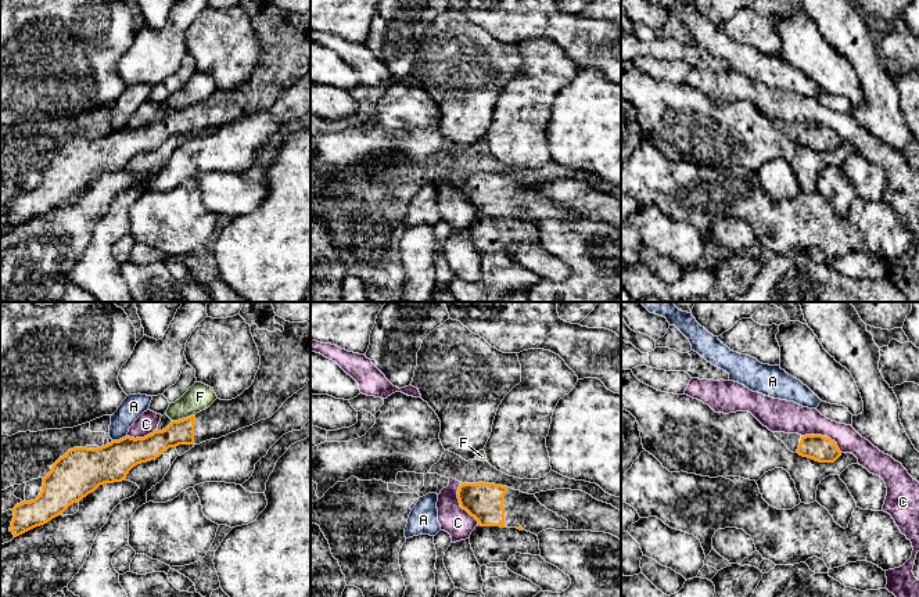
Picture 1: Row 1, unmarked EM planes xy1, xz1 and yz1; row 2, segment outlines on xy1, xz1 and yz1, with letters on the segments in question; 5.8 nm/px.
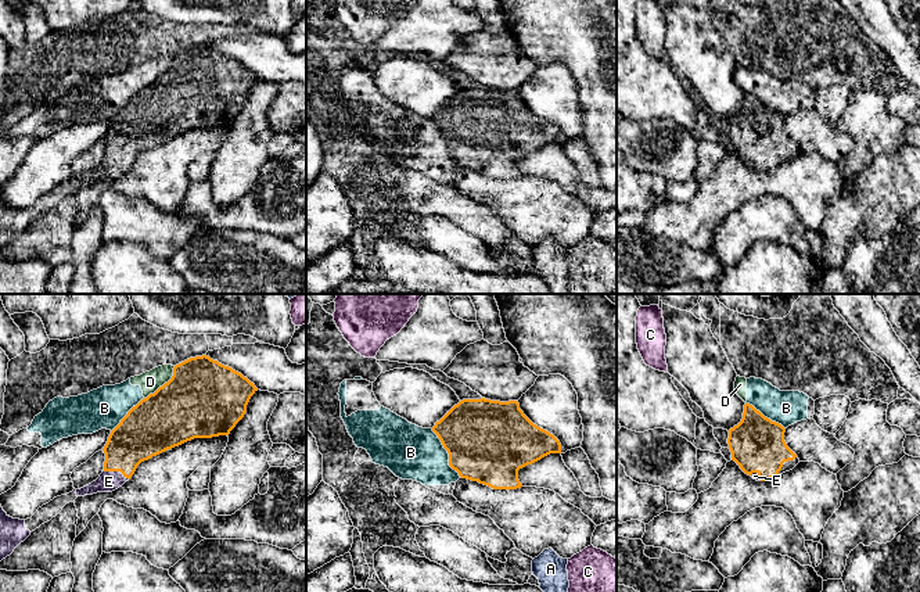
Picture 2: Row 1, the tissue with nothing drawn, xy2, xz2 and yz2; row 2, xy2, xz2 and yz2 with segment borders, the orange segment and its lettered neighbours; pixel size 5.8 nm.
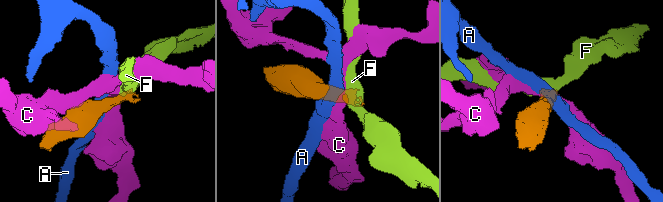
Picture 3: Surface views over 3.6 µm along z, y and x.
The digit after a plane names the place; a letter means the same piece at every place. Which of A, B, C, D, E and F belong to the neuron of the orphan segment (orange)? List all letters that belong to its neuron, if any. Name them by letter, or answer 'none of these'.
E

